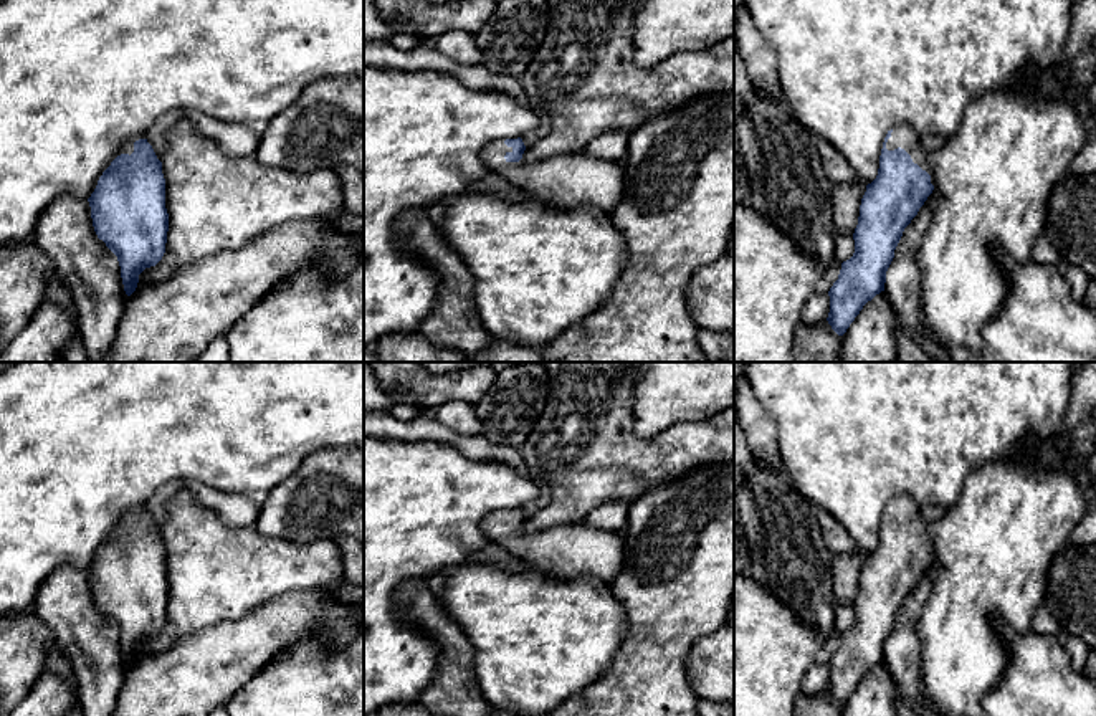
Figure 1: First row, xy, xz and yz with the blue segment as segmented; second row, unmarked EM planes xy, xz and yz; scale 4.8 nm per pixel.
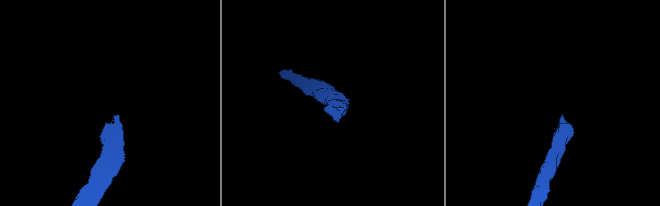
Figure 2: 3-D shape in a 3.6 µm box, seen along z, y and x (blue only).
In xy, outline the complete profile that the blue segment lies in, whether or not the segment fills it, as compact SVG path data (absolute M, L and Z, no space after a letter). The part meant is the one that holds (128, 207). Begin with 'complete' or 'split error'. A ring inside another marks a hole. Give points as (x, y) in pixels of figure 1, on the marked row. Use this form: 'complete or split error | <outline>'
split error | M147 139L119 152L88 202L94 232L117 256L131 296L139 274L162 260L169 232L162 162Z

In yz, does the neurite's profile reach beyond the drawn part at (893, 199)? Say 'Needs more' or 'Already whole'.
Needs more

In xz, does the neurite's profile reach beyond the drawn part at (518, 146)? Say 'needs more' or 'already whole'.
needs more

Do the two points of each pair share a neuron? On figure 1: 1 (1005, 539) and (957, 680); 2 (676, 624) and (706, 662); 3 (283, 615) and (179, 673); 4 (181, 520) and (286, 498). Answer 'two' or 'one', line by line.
1: one
2: two
3: one
4: two

